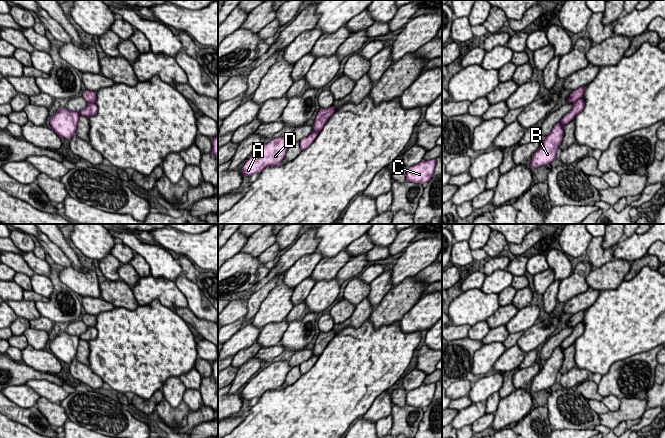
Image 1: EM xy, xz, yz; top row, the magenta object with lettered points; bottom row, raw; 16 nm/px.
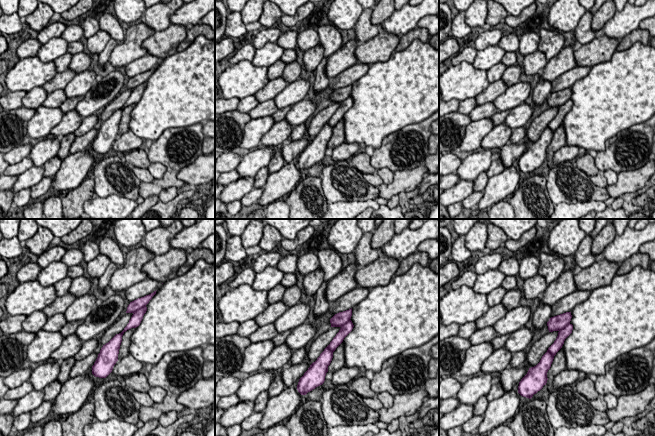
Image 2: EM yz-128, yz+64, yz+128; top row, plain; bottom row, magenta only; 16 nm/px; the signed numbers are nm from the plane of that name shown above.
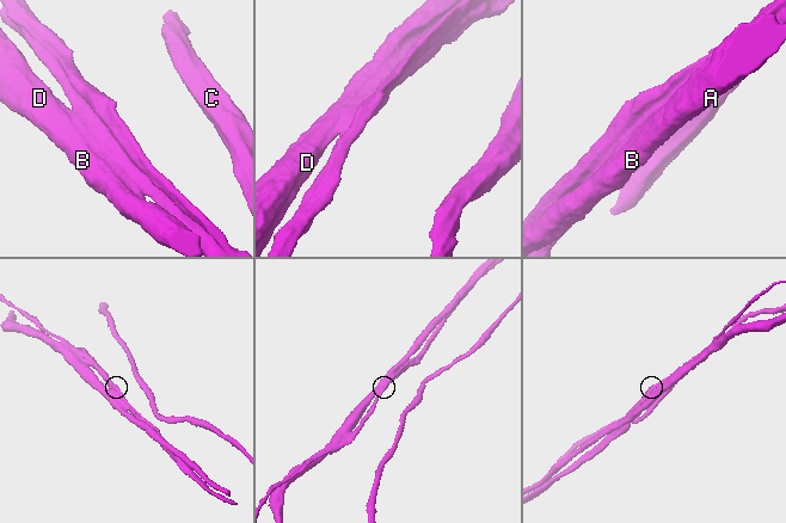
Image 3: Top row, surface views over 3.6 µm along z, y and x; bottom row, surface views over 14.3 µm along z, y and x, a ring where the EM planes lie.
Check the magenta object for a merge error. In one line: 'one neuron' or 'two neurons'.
two neurons

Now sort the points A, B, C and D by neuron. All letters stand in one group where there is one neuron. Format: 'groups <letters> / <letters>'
groups A B D / C

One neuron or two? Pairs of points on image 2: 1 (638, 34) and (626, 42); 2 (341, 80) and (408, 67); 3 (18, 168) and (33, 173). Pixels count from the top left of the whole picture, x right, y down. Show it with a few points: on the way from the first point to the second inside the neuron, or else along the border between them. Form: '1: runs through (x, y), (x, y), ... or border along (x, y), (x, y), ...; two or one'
1: runs through (635, 36), (629, 40); one
2: border along (370, 65), (369, 69), (352, 84); two
3: border along (32, 165), (18, 176); two

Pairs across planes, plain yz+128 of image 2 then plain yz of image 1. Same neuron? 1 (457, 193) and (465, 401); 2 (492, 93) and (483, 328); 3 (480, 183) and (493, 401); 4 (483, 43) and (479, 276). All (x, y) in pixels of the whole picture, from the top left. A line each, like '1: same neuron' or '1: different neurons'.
1: different neurons
2: different neurons
3: same neuron
4: different neurons

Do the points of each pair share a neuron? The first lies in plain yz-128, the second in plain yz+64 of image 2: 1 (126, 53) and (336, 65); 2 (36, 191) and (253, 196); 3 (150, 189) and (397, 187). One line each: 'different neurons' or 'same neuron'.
1: same neuron
2: same neuron
3: same neuron

